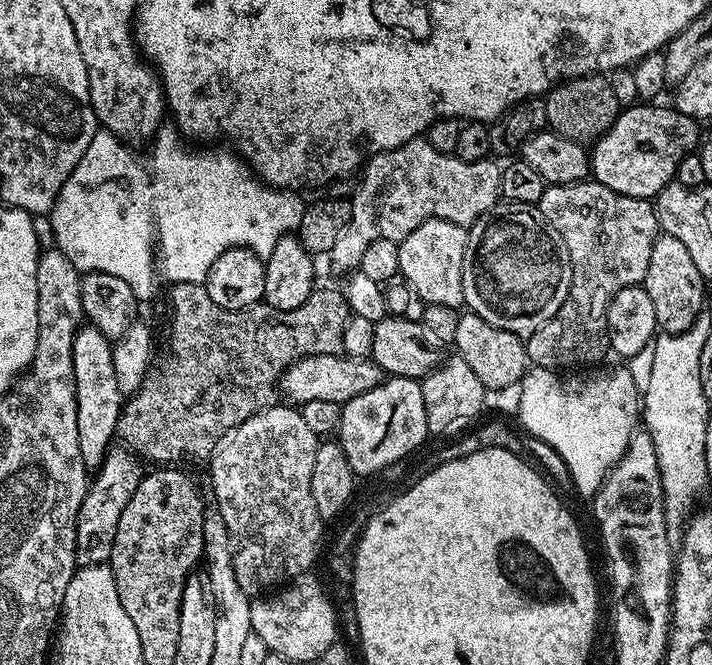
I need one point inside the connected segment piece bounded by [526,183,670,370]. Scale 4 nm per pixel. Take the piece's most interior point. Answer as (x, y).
(612, 236)

